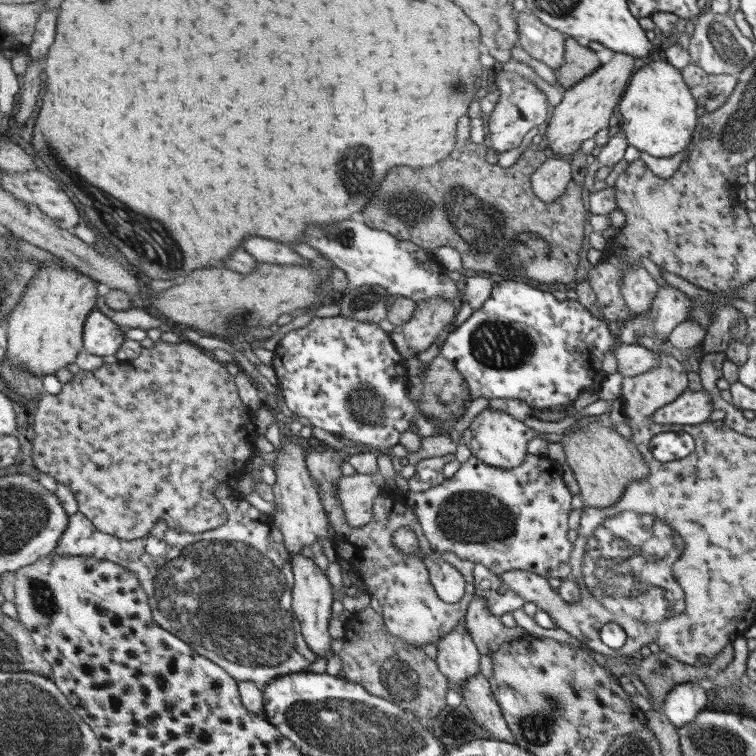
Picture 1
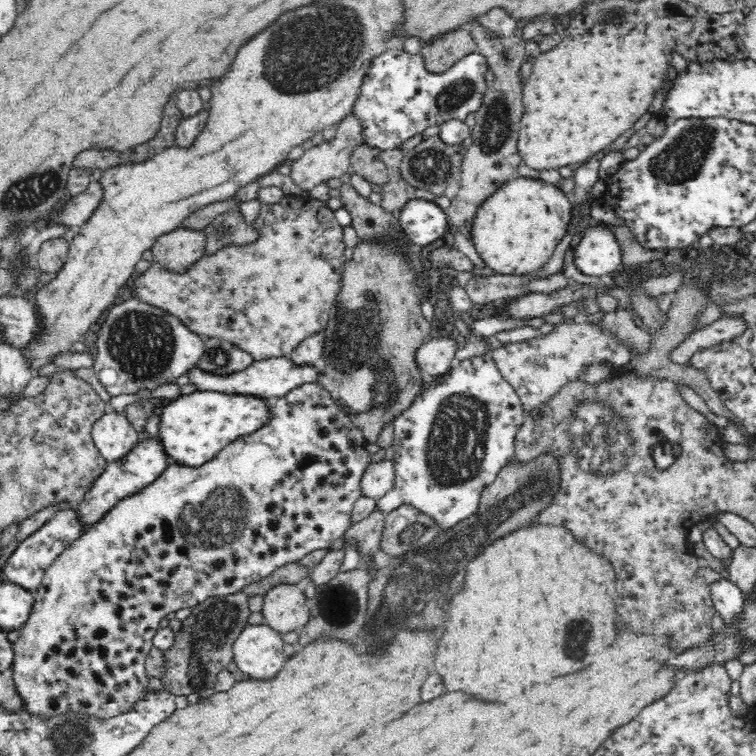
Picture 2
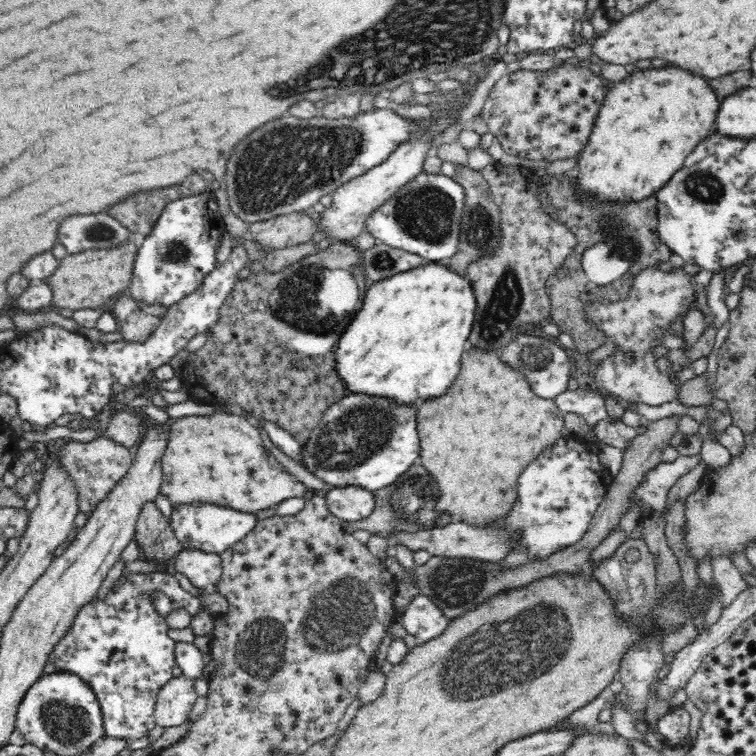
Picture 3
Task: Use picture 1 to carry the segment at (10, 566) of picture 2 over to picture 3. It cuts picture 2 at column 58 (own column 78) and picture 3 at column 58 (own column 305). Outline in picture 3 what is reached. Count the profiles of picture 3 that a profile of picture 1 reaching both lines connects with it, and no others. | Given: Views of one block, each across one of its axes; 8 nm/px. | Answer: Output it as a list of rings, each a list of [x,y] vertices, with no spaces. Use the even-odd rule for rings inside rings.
[[[128,572],[130,576],[122,576],[114,582],[110,592],[106,594],[104,600],[96,600],[96,594],[76,608],[76,614],[70,622],[70,630],[58,638],[58,642],[52,646],[48,652],[46,664],[52,662],[52,666],[58,668],[58,672],[66,674],[76,674],[80,676],[86,686],[90,686],[92,694],[96,696],[102,712],[102,724],[104,724],[104,734],[114,736],[114,738],[124,738],[124,740],[140,740],[148,736],[152,728],[156,728],[156,702],[158,694],[164,684],[172,680],[172,672],[178,668],[176,666],[176,642],[168,636],[168,626],[166,626],[166,616],[160,616],[154,610],[154,604],[150,602],[152,592],[162,592],[170,596],[172,600],[200,600],[198,596],[194,598],[192,594],[184,592],[178,580],[172,574],[144,574],[144,572]]]

